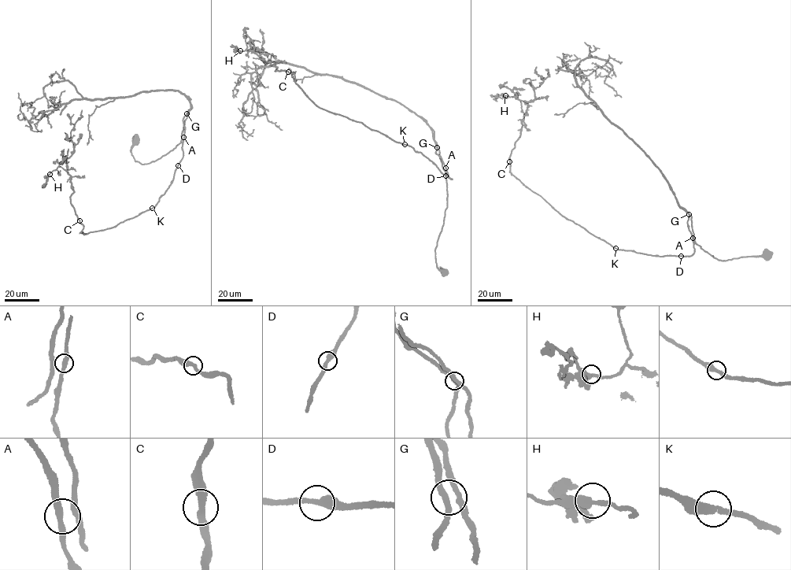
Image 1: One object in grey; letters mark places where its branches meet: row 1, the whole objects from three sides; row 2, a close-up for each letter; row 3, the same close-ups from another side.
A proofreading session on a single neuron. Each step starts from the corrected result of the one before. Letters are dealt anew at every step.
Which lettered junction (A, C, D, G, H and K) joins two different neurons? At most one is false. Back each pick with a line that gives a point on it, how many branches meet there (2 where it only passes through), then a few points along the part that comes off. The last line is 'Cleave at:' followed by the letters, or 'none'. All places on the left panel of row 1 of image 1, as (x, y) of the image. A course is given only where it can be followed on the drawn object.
Cleave at: none

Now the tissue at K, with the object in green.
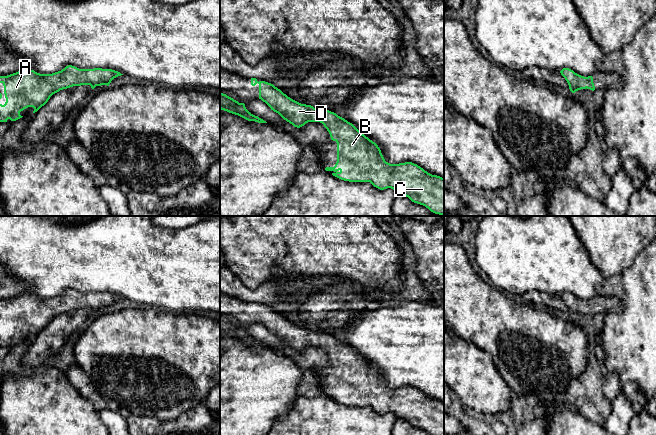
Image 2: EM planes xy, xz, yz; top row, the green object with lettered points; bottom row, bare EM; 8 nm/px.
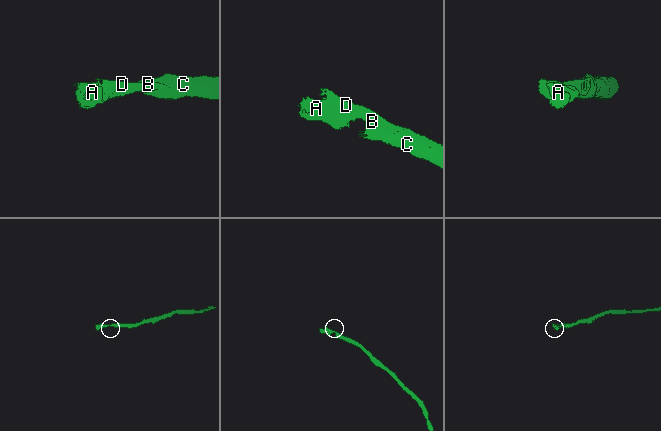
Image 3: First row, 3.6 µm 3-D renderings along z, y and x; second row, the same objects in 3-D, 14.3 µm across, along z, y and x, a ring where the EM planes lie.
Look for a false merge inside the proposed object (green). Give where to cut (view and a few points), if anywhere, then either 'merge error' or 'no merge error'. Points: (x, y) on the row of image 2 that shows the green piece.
no cut; no merge error

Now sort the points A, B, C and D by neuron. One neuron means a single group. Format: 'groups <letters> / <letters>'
groups A B C D

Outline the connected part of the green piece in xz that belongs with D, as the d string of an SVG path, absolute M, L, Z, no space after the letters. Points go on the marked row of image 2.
M251 78L251 85L259 84L259 99L271 110L278 113L294 127L300 128L308 122L320 122L330 134L331 140L337 143L337 162L334 167L326 167L332 175L349 182L370 182L374 187L384 190L393 189L397 195L404 195L412 202L428 208L431 212L444 216L444 178L432 175L412 162L390 164L385 161L378 145L362 134L352 123L329 110L314 108L301 104L273 84Z

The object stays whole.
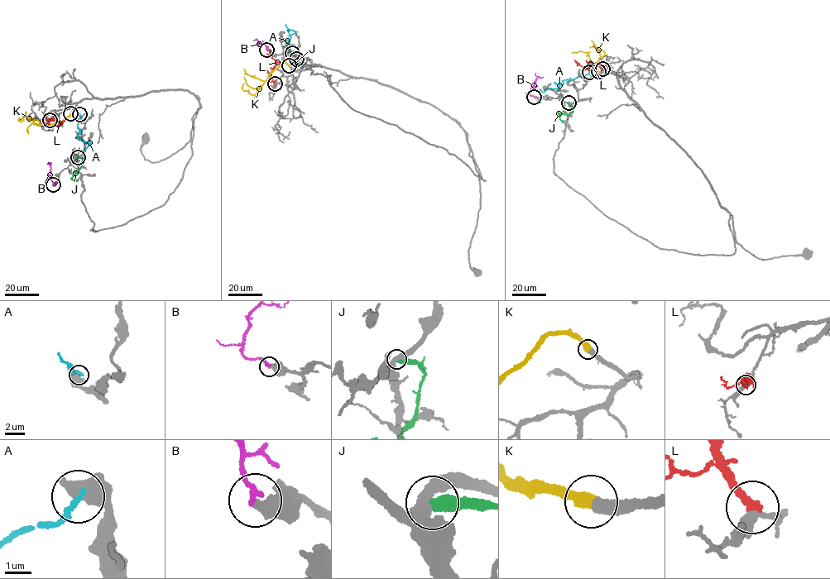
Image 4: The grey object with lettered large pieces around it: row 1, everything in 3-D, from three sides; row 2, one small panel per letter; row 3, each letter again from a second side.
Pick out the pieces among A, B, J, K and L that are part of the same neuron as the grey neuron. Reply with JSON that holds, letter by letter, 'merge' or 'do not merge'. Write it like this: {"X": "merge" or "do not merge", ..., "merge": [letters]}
{"A": "do not merge", "B": "do not merge", "J": "do not merge", "K": "merge", "L": "do not merge", "merge": ["K"]}

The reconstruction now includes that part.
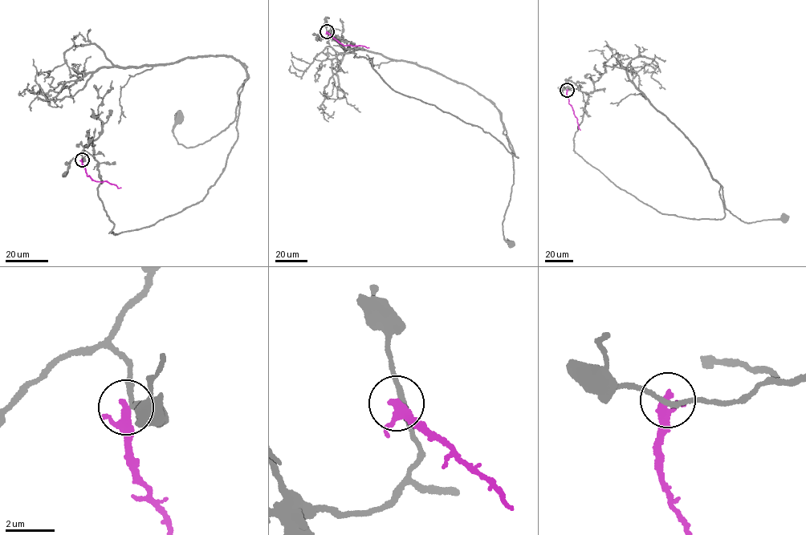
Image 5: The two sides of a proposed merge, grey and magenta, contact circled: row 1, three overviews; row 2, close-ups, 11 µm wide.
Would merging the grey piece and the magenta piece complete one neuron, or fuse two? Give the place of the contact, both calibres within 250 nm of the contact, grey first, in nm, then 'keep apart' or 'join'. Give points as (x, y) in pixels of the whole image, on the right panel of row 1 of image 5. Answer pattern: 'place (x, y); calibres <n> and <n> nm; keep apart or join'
place (567, 90); calibres 180 and 260 nm; keep apart

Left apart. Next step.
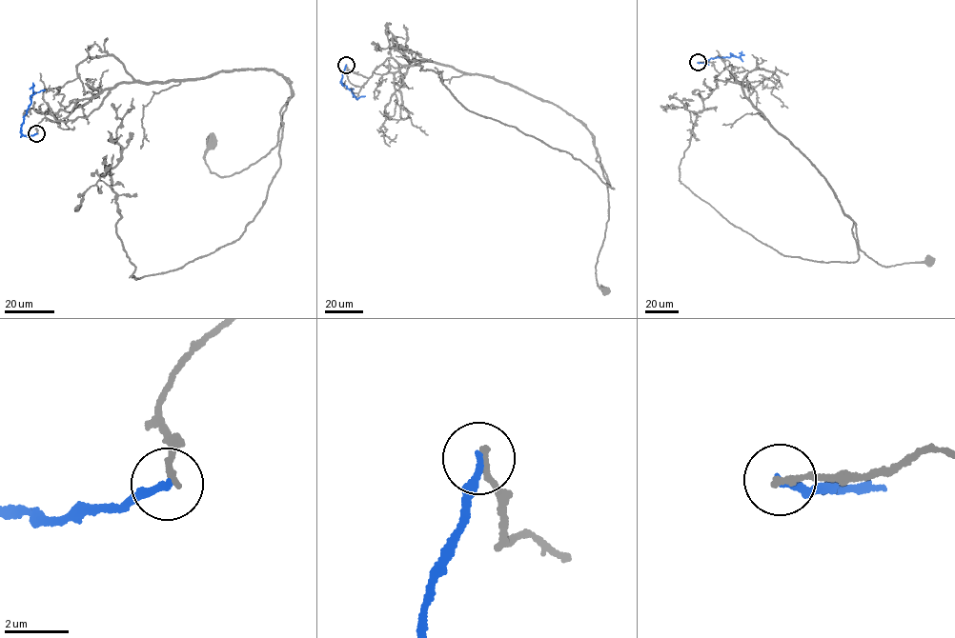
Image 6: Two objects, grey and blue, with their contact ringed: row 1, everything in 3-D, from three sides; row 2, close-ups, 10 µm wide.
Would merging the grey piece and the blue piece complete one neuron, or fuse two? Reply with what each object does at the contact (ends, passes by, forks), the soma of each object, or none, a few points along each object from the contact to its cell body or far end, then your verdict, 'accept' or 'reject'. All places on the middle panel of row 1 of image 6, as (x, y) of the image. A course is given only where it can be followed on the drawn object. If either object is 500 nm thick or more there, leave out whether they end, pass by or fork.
grey ends; blue ends; soma grey (605, 290); soma blue none; course grey (346, 65), (368, 78), (391, 57), (451, 66), (509, 83), (579, 121), (608, 185), (596, 267), (605, 289); course blue (346, 65), (340, 82), (357, 98), (365, 96); reject

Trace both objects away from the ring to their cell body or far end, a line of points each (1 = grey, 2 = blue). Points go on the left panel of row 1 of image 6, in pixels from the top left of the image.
1: (37, 133), (119, 84), (282, 75), (291, 96), (270, 153), (221, 177), (203, 157), (212, 139)
2: (37, 133), (23, 135), (21, 128), (30, 102), (30, 96), (45, 89)

